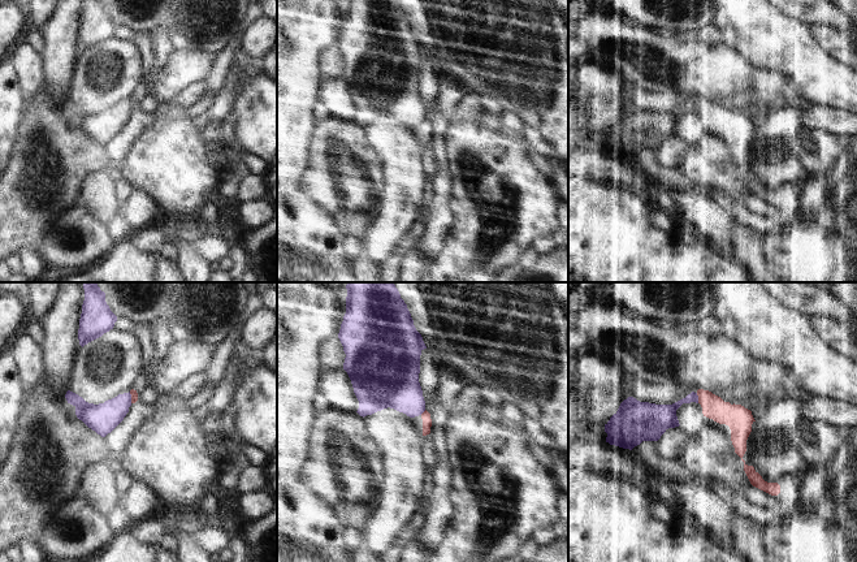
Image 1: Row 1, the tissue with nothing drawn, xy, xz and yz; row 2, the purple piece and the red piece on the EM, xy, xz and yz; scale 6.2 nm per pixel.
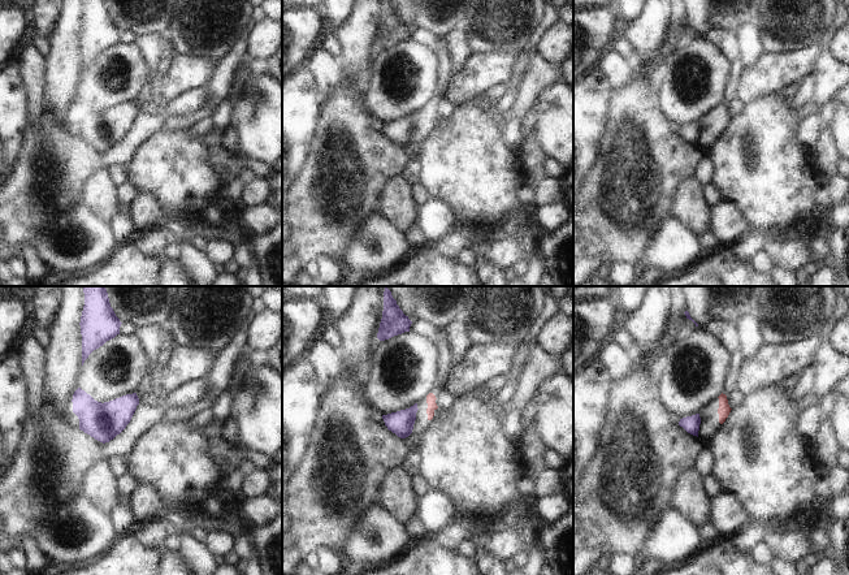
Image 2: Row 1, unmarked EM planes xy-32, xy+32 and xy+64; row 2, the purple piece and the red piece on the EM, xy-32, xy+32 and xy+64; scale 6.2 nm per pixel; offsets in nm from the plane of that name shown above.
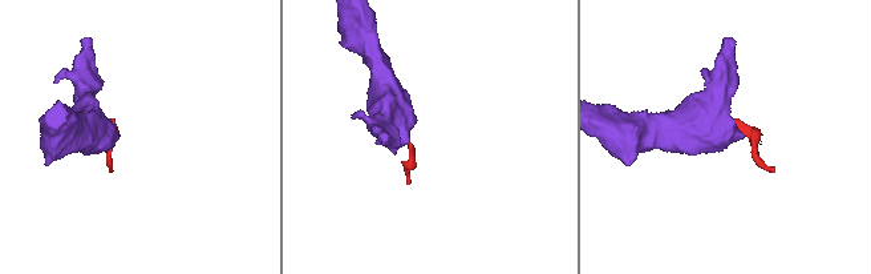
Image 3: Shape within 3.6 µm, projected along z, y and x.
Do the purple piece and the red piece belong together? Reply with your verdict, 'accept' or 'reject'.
reject

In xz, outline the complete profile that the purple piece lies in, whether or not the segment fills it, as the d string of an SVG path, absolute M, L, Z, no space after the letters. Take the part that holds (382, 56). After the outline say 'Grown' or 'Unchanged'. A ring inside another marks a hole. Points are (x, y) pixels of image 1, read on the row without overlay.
M347 0L346 22L338 47L346 62L343 78L359 109L356 121L360 125L388 116L410 126L425 120L419 82L420 64L427 55L399 0Z. Unchanged

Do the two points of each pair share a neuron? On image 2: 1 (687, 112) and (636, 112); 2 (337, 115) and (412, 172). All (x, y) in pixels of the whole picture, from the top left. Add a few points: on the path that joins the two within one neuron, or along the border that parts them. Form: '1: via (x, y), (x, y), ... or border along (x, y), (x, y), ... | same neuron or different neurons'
1: border along (658, 82), (659, 106), (675, 124) | different neurons
2: border along (408, 161), (401, 174) | different neurons

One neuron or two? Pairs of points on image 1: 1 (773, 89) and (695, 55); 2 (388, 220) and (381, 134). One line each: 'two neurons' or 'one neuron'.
1: one neuron
2: one neuron

